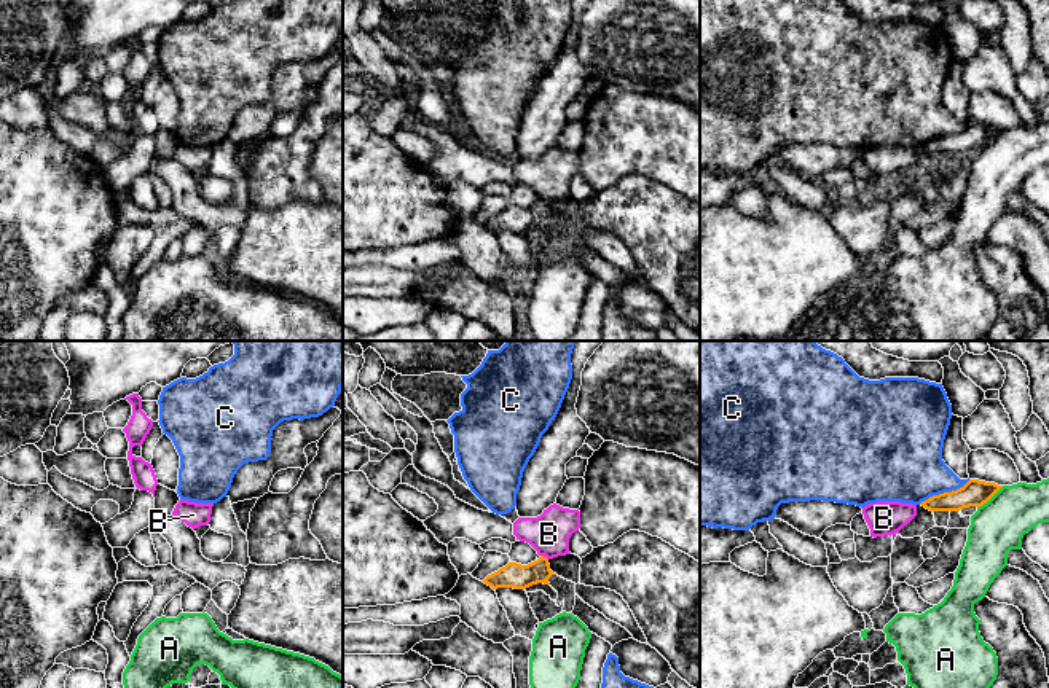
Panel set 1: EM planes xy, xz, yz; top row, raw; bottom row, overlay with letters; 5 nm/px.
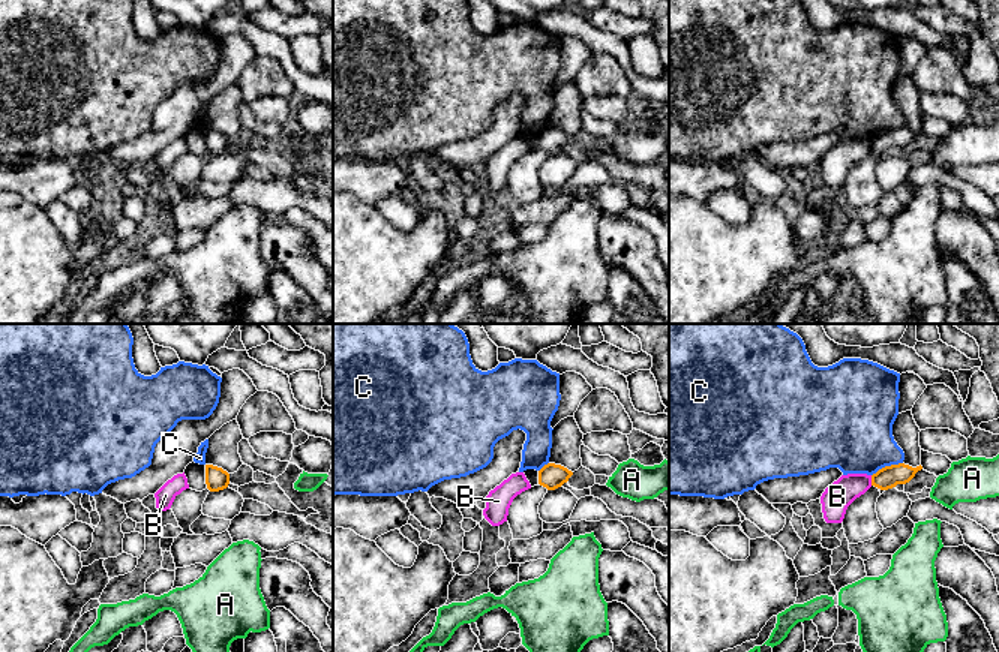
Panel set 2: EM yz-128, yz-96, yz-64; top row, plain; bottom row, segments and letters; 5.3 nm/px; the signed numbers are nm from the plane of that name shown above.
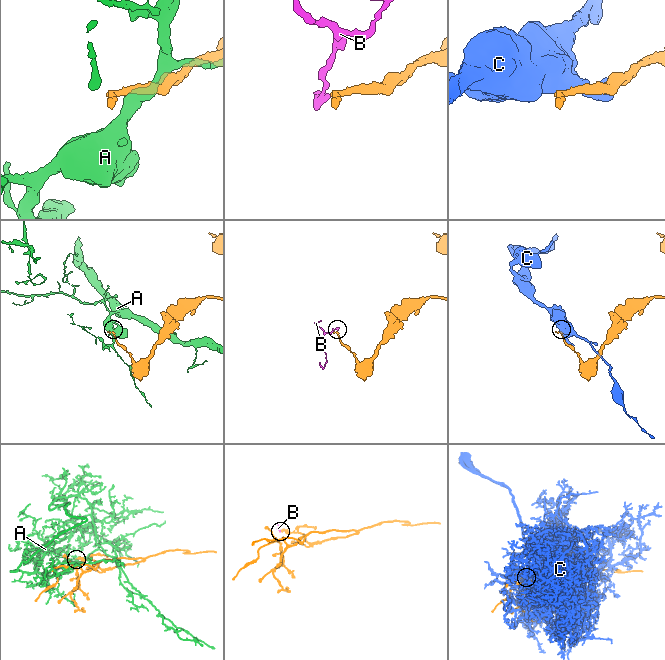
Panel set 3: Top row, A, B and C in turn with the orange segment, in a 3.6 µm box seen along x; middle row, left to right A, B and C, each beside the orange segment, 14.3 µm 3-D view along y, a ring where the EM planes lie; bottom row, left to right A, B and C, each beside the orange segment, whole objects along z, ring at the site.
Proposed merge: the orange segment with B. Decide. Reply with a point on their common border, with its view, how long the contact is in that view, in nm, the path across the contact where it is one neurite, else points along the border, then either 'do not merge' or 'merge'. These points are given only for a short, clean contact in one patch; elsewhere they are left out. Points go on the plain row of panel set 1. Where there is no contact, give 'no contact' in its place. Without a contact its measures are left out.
meets orange in xz at (542, 199); contact 50 nm long; border along xz (541, 198), (547, 203); do not merge

